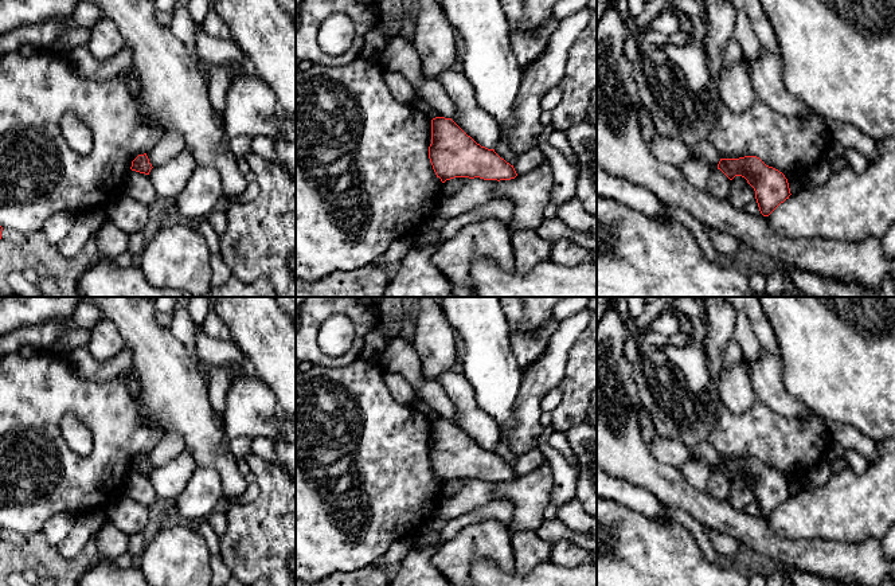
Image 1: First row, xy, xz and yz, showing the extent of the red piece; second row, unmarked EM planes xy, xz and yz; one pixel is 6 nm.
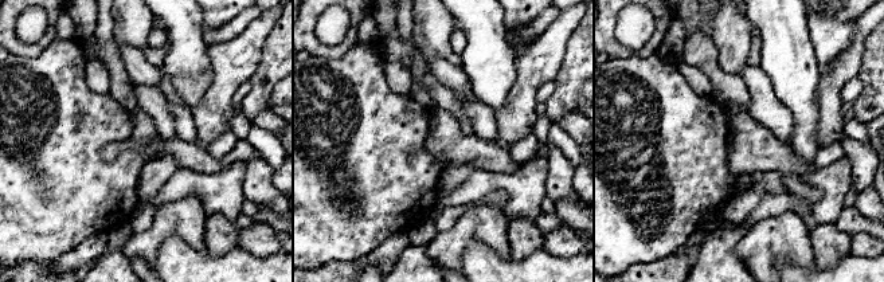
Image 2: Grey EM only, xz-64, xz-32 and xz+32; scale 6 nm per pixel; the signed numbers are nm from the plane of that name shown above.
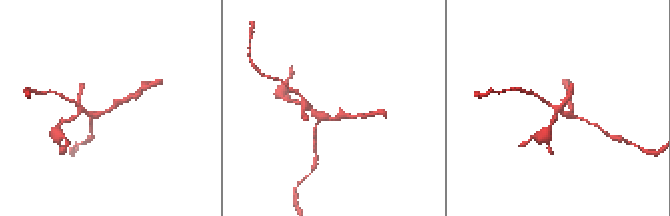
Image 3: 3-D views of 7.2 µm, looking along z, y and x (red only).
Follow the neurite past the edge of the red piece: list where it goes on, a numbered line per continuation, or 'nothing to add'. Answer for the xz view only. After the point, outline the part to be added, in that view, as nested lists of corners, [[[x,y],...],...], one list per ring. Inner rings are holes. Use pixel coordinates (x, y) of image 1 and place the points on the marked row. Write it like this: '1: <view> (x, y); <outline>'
nothing to add

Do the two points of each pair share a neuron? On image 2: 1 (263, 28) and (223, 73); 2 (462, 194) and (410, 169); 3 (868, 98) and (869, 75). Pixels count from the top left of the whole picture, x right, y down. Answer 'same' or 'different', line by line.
1: same
2: different
3: same

